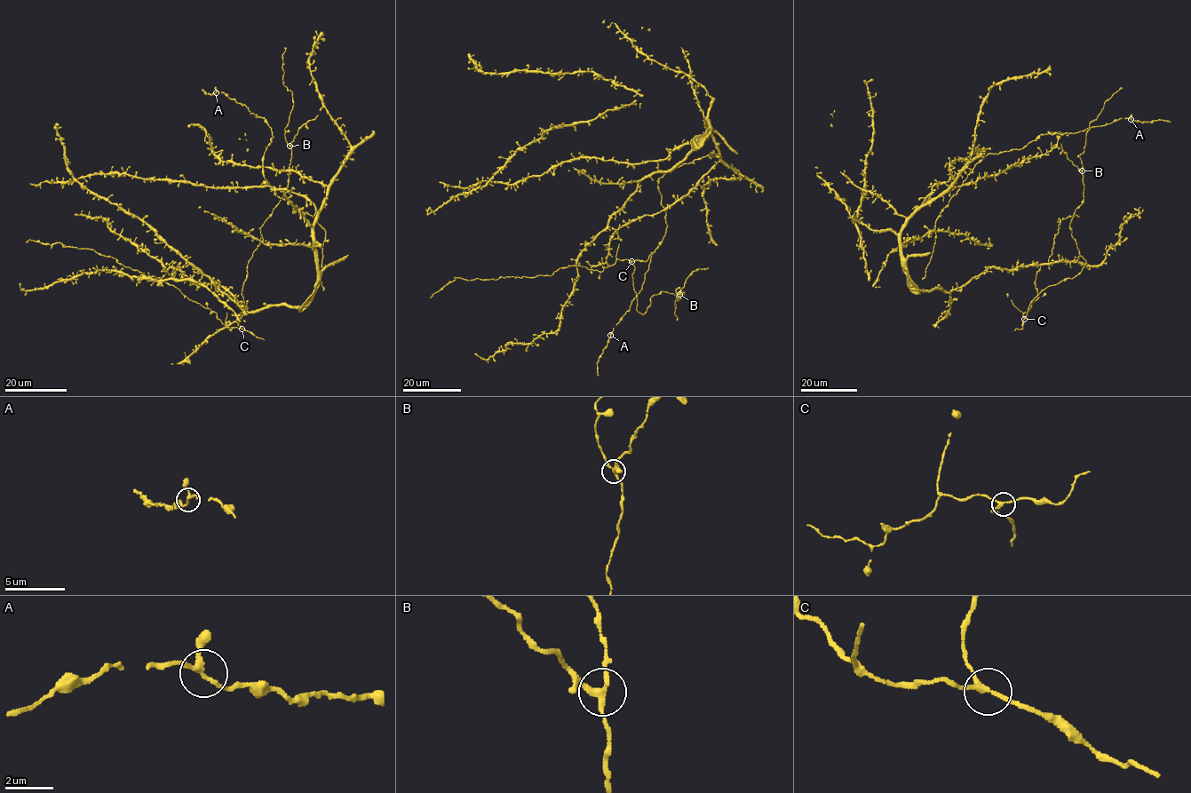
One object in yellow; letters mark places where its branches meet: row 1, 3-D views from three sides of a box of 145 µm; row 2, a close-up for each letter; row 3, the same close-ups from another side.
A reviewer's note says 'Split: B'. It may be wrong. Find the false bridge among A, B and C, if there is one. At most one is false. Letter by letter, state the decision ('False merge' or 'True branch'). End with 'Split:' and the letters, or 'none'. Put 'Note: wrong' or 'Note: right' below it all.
A: True branch
B: False merge
C: True branch
Split: B
Note: right

